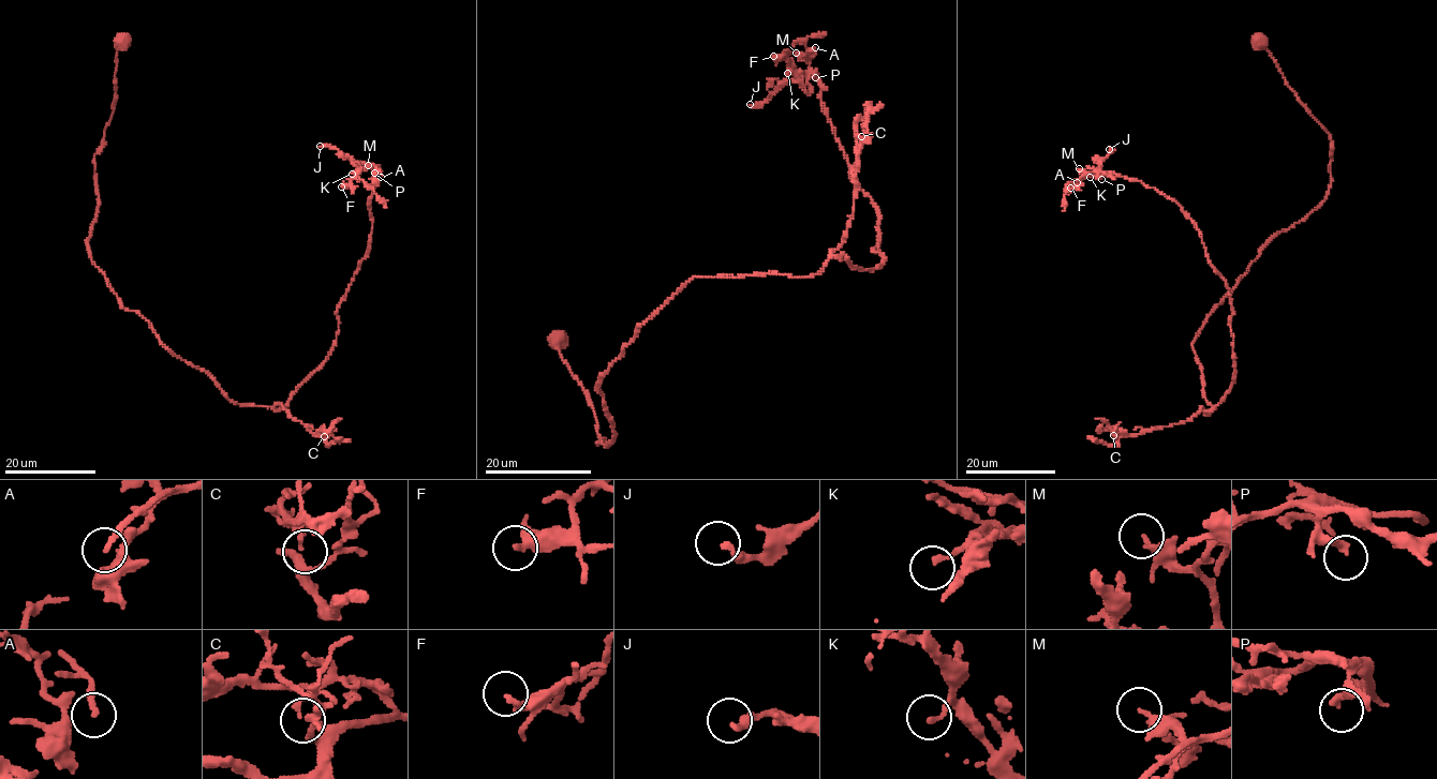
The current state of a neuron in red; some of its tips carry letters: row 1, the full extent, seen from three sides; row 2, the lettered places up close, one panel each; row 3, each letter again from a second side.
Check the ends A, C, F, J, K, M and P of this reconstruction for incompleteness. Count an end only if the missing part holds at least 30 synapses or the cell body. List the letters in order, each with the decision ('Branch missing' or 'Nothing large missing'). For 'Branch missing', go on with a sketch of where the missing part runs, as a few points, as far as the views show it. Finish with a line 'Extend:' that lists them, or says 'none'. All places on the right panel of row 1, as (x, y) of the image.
A: Branch missing. Course of what is missing: (1077, 182), (1071, 218), (1082, 223), (1100, 218), (1107, 220)
C: Nothing large missing
F: Nothing large missing
J: Nothing large missing
K: Nothing large missing
M: Nothing large missing
P: Nothing large missing
Extend: A

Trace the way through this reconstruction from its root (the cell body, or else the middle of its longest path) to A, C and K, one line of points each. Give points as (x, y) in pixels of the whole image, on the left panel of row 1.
A: (119, 42), (91, 260), (120, 305), (230, 399), (281, 409), (326, 358), (369, 249), (374, 165), (381, 177)
C: (119, 42), (113, 115), (94, 159), (91, 260), (120, 305), (230, 399), (279, 404), (324, 436)
K: (119, 42), (91, 260), (230, 399), (281, 409), (330, 351), (379, 169), (352, 174)

